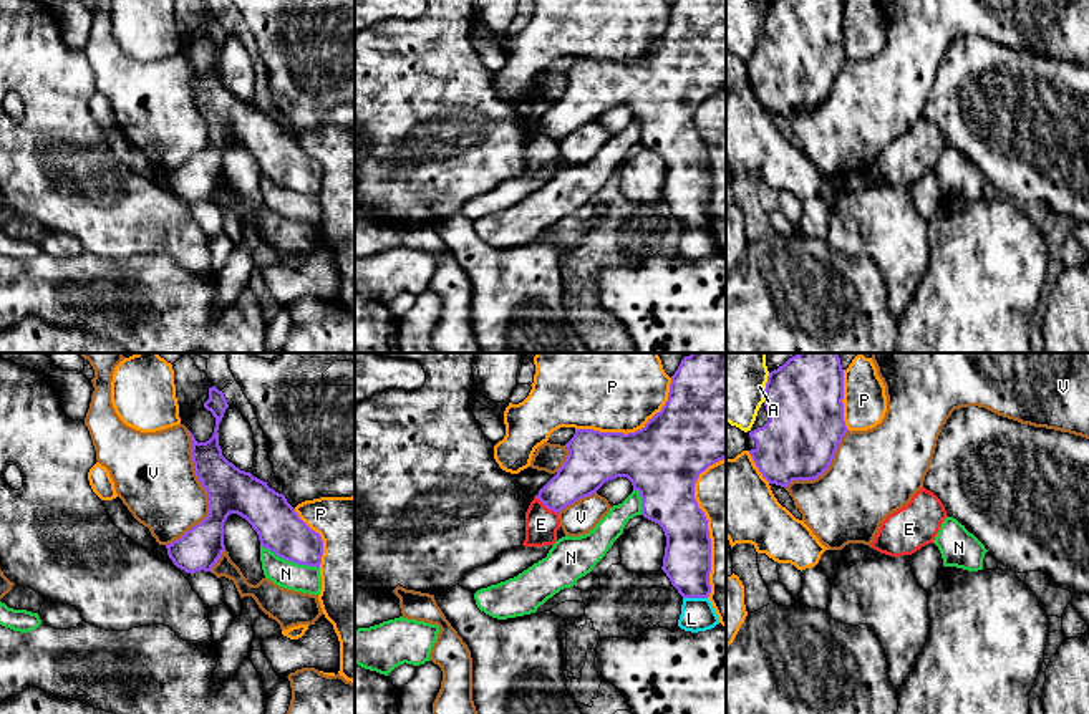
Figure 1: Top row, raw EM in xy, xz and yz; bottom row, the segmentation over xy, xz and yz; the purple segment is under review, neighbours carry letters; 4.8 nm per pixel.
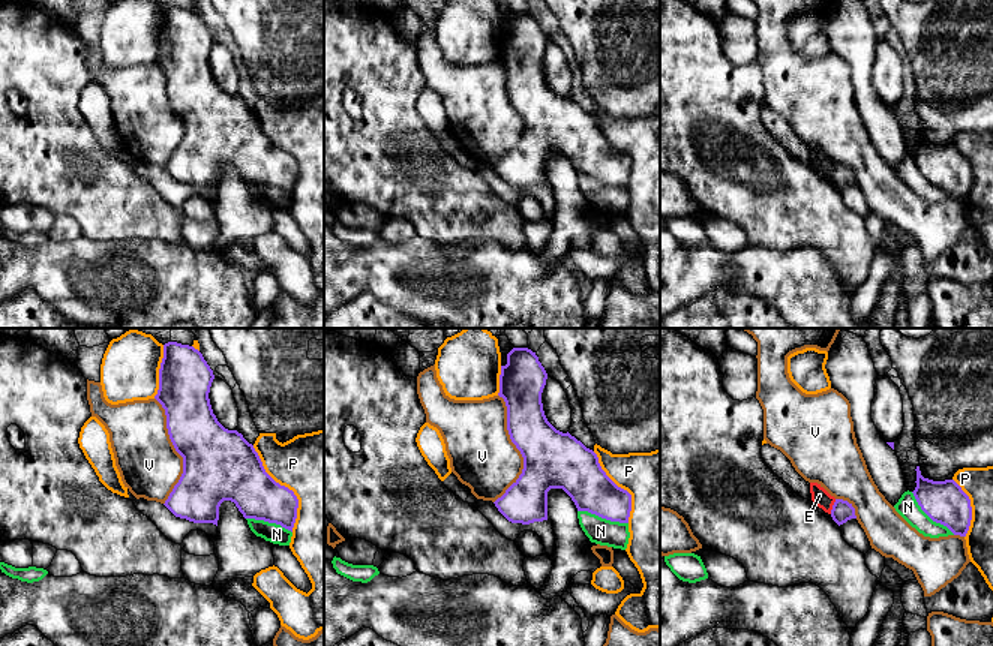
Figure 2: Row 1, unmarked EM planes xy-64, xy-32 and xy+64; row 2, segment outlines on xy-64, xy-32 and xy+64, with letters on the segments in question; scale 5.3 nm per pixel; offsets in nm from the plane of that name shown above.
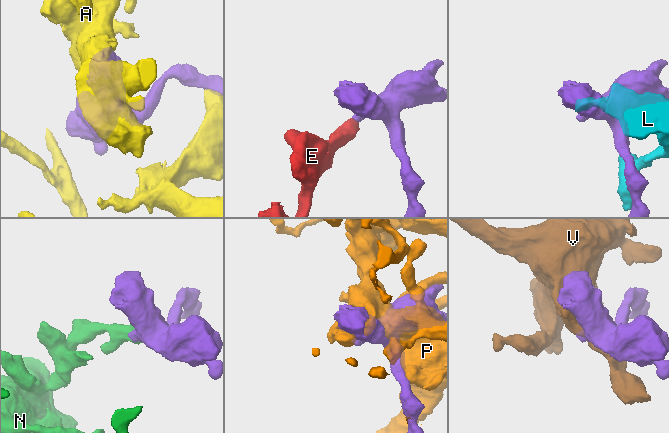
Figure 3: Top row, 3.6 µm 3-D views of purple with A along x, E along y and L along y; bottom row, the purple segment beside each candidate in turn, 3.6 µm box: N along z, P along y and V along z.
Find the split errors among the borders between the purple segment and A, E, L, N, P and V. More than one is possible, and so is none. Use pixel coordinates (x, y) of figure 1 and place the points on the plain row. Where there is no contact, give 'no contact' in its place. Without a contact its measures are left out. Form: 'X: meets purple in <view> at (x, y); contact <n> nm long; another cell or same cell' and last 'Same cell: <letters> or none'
A: meets purple in yz at (766, 17); contact 150 nm long; another cell
E: meets purple in xz at (546, 135); contact 150 nm long; another cell
L: meets purple in xz at (695, 226); contact 120 nm long; another cell
N: meets purple in xy at (290, 189); contact 320 nm long; another cell
P: meets purple in xz at (635, 60); contact 550 nm long; another cell
V: meets purple in xy at (206, 120); contact 600 nm long; another cell
Same cell: none

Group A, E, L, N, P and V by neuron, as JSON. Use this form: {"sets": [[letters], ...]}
{"sets": [["A"], ["E"], ["L"], ["N", "P"], ["V"]]}

